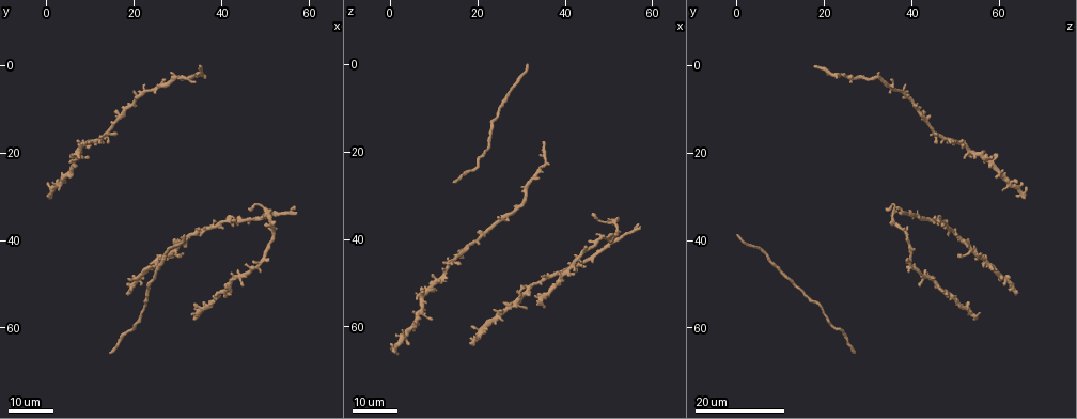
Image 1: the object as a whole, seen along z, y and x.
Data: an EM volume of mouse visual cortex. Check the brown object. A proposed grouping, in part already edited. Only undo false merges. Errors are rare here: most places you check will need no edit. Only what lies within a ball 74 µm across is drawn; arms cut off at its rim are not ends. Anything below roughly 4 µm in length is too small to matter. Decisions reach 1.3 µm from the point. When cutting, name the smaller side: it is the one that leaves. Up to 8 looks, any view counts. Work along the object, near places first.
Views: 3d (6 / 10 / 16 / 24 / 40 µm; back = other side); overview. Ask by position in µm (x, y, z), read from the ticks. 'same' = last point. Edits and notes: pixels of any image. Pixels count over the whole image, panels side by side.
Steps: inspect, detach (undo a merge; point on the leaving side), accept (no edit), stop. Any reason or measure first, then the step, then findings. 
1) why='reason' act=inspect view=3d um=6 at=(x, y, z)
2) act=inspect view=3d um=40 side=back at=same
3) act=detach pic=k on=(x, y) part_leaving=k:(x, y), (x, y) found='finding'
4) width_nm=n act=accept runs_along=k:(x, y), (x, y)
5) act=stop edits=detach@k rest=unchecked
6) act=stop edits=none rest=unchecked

why='calibre changes' act=inspect view=3d um=24 at=(49.0, 32.0, 36.0)

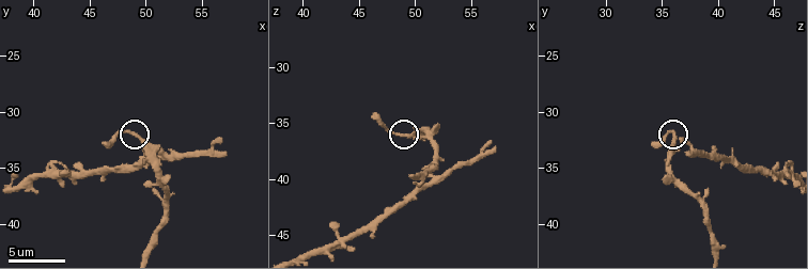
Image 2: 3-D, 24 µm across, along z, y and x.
act=inspect view=3d um=10 at=(49.0, 32.0, 36.0)

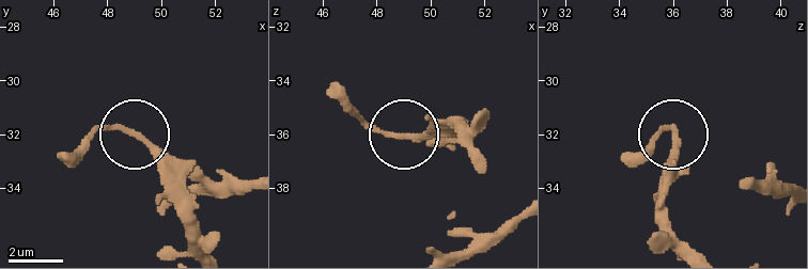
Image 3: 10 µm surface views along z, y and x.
act=inspect view=3d um=10 side=back at=(49.0, 31.9, 36.0)

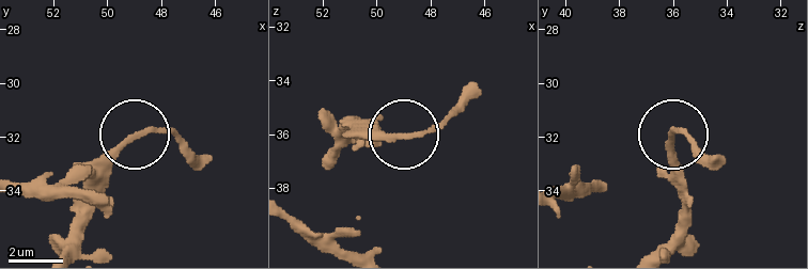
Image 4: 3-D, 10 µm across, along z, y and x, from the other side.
width_nm=210 act=accept found='continuous, no second cell'

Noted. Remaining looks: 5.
why='four or more arms meet' act=inspect view=3d um=16 at=(33.0, 3.5, 26.5)

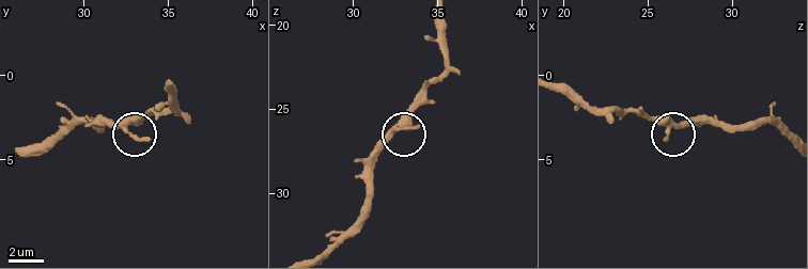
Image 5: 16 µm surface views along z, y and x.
why='zoom in' act=inspect view=3d um=6 at=(32.7, 3.5, 26.3)

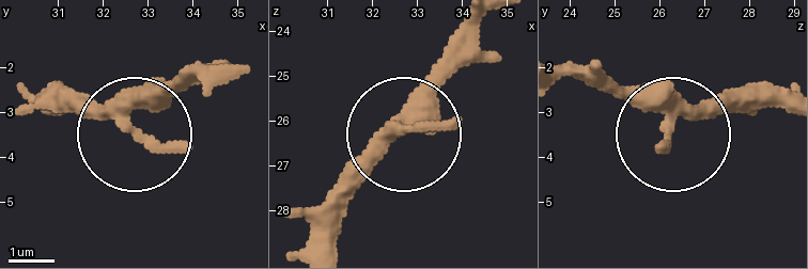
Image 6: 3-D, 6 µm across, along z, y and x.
act=accept runs_along=6:(367, 162), (478, 54) found='all the same cell'

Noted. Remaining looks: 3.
act=inspect view=3d um=16 at=(19.5, 60.5, 23.5)

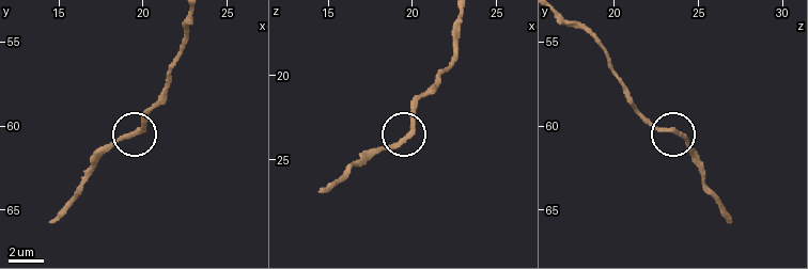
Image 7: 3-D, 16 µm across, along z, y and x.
act=inspect view=3d um=10 at=(19.8, 60.2, 23.6)

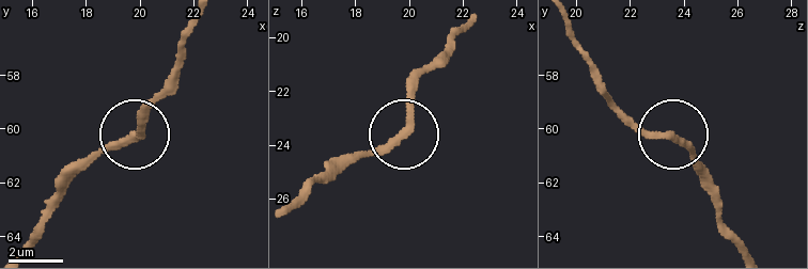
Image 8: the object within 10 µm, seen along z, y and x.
width_nm=270 act=accept found='continuous, no second cell'

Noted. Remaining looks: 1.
act=stop edits=none rest=unchecked

